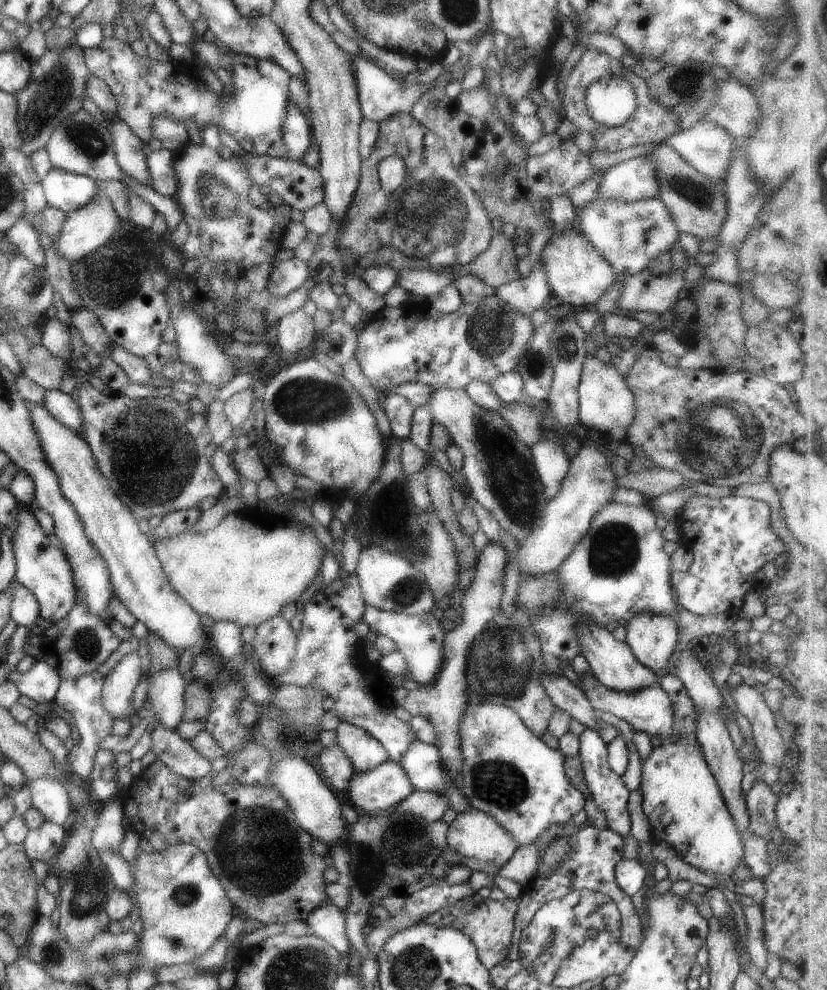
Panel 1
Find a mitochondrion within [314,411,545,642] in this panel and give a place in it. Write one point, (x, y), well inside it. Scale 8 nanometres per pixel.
(404, 593)

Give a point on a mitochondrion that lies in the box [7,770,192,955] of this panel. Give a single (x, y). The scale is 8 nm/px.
(74, 910)

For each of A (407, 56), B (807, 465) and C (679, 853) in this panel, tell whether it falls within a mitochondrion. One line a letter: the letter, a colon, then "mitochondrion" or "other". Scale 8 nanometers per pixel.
A: other
B: other
C: other

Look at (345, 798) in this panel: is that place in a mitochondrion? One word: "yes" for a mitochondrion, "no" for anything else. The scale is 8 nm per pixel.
no

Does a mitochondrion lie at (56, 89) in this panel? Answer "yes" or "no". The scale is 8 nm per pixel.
yes

